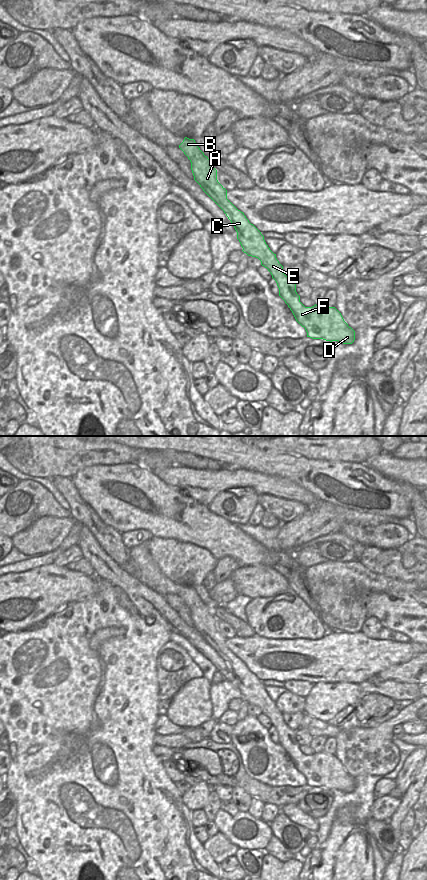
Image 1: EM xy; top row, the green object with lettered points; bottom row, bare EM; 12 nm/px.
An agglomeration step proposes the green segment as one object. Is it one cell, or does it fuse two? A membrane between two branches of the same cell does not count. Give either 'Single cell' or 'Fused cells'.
Single cell.

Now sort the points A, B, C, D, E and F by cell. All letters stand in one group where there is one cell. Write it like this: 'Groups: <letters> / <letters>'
Groups: A B C D E F.

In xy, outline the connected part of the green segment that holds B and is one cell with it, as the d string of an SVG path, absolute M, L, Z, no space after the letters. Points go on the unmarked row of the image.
M185 585L179 596L191 610L194 628L231 669L242 699L248 704L258 706L261 713L271 721L279 736L279 744L288 753L296 769L305 776L307 785L352 792L355 788L355 779L348 774L335 755L325 752L305 755L300 750L296 731L284 722L283 714L266 692L261 680L227 647L227 638L218 630L213 610L204 603L195 588Z

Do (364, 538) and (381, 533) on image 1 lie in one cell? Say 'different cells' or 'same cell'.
different cells

